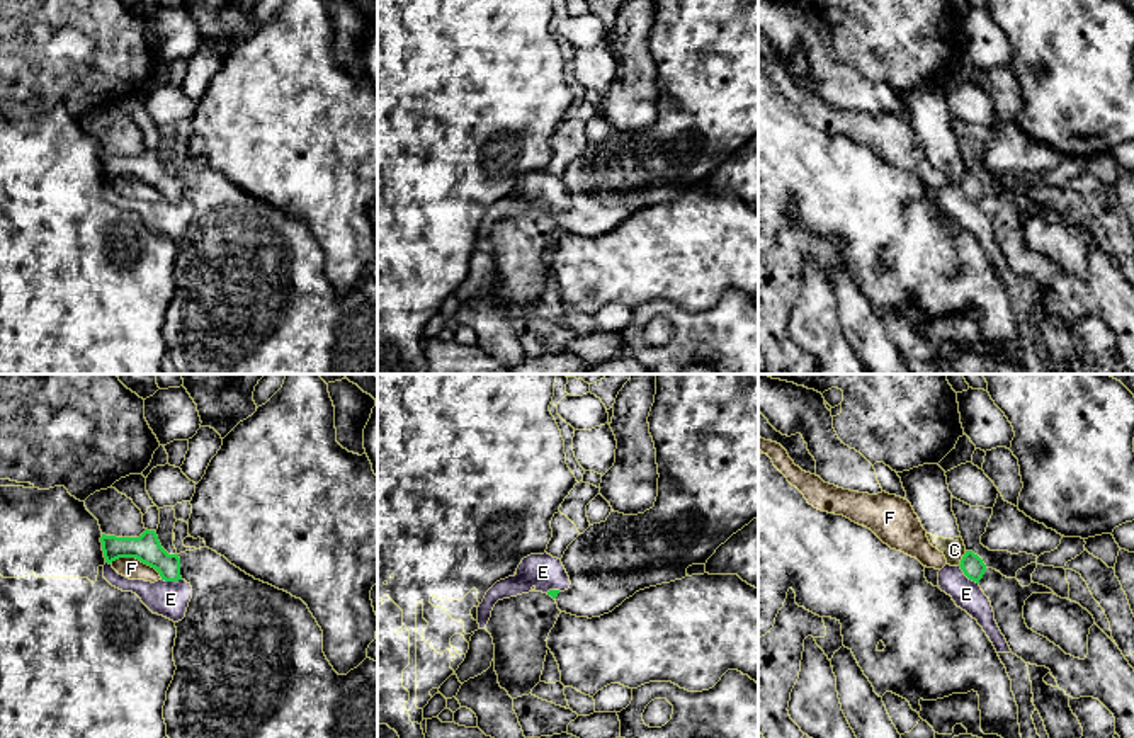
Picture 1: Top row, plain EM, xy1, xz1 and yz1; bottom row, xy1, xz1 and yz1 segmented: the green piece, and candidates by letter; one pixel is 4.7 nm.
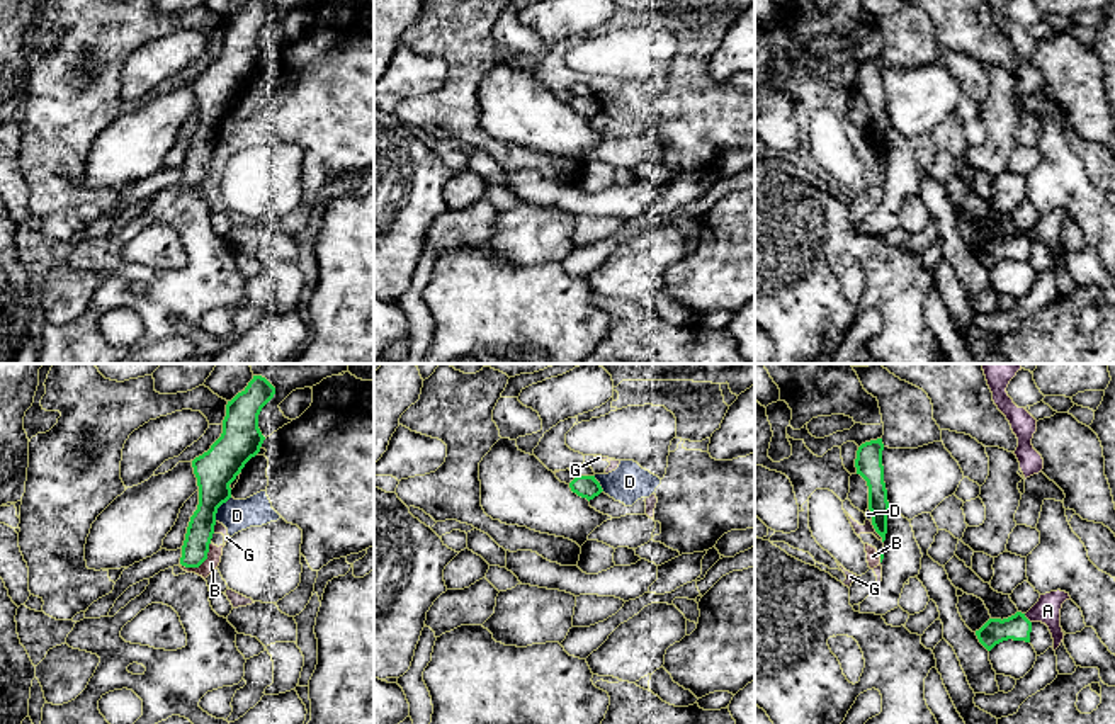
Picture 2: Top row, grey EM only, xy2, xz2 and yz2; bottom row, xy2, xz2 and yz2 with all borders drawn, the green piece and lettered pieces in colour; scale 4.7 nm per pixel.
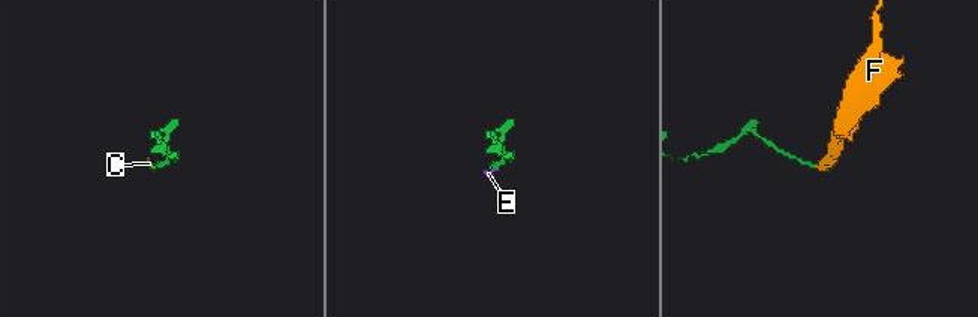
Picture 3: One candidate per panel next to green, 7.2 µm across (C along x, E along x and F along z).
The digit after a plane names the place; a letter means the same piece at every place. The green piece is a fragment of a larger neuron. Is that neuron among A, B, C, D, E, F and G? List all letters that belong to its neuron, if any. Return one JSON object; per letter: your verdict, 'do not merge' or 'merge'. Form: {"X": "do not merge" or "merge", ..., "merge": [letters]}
{"A": "do not merge", "B": "do not merge", "C": "do not merge", "D": "do not merge", "E": "do not merge", "F": "do not merge", "G": "do not merge", "merge": []}

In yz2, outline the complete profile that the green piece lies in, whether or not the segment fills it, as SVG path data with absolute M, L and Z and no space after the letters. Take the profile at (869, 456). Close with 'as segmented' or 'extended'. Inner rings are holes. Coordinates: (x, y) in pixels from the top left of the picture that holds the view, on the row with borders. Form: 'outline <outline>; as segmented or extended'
outline M882 438L862 444L857 450L855 467L857 474L867 481L872 525L884 542L887 534L889 501L884 483L882 450Z; as segmented

